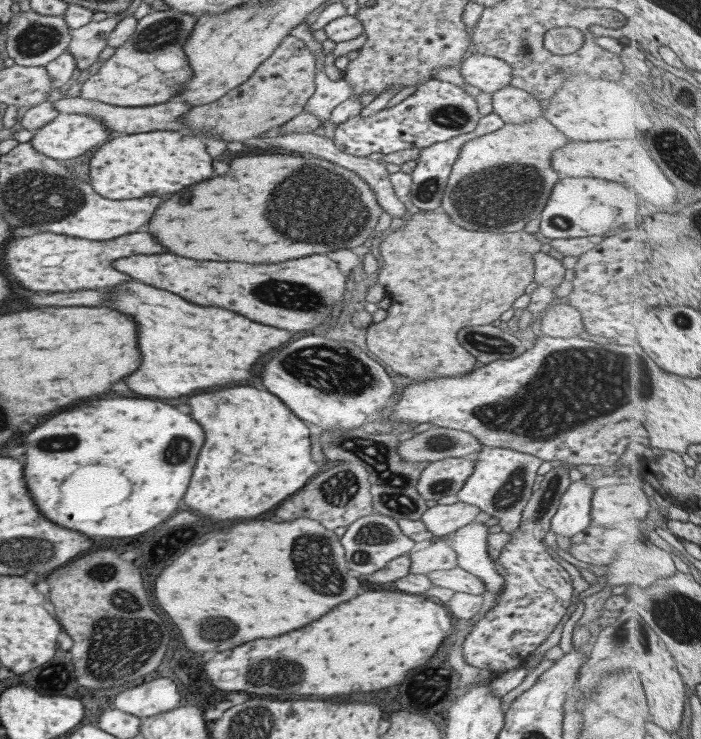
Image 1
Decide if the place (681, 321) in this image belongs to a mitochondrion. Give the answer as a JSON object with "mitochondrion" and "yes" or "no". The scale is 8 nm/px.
{"mitochondrion":"yes"}

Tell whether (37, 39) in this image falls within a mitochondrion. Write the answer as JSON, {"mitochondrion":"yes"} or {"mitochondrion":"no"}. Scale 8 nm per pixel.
{"mitochondrion":"yes"}

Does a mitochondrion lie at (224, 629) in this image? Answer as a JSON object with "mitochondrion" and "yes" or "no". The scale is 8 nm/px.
{"mitochondrion":"yes"}

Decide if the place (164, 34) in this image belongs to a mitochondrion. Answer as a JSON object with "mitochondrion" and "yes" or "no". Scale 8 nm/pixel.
{"mitochondrion":"yes"}

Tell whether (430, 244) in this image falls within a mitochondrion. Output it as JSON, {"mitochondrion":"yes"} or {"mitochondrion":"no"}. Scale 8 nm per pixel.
{"mitochondrion":"no"}

